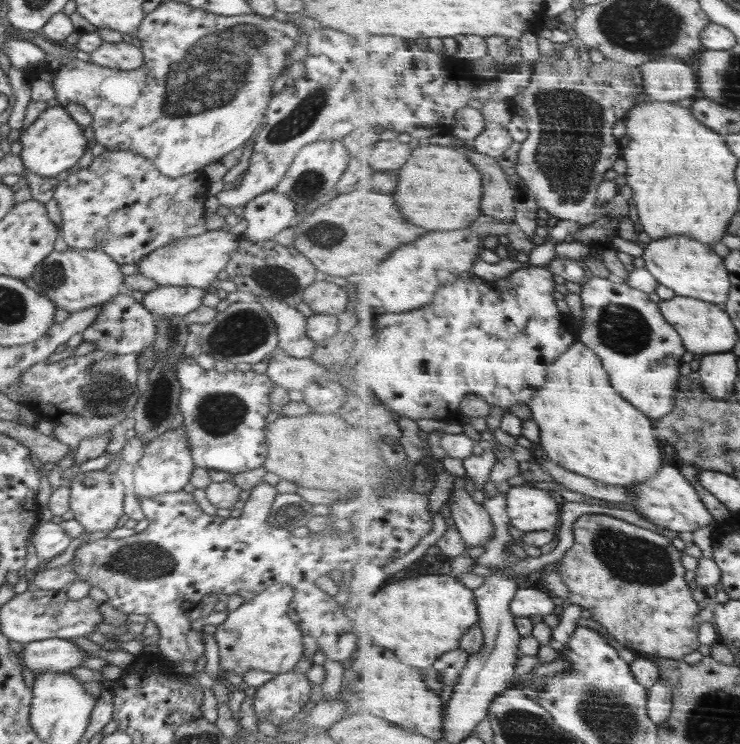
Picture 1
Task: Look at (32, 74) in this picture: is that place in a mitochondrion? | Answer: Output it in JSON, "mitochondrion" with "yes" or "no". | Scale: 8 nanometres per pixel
{"mitochondrion":"no"}

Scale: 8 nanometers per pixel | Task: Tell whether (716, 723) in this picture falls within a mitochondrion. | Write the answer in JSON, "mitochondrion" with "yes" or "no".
{"mitochondrion":"yes"}

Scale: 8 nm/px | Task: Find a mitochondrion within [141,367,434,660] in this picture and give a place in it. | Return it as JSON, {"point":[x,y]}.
{"point":[219,414]}

